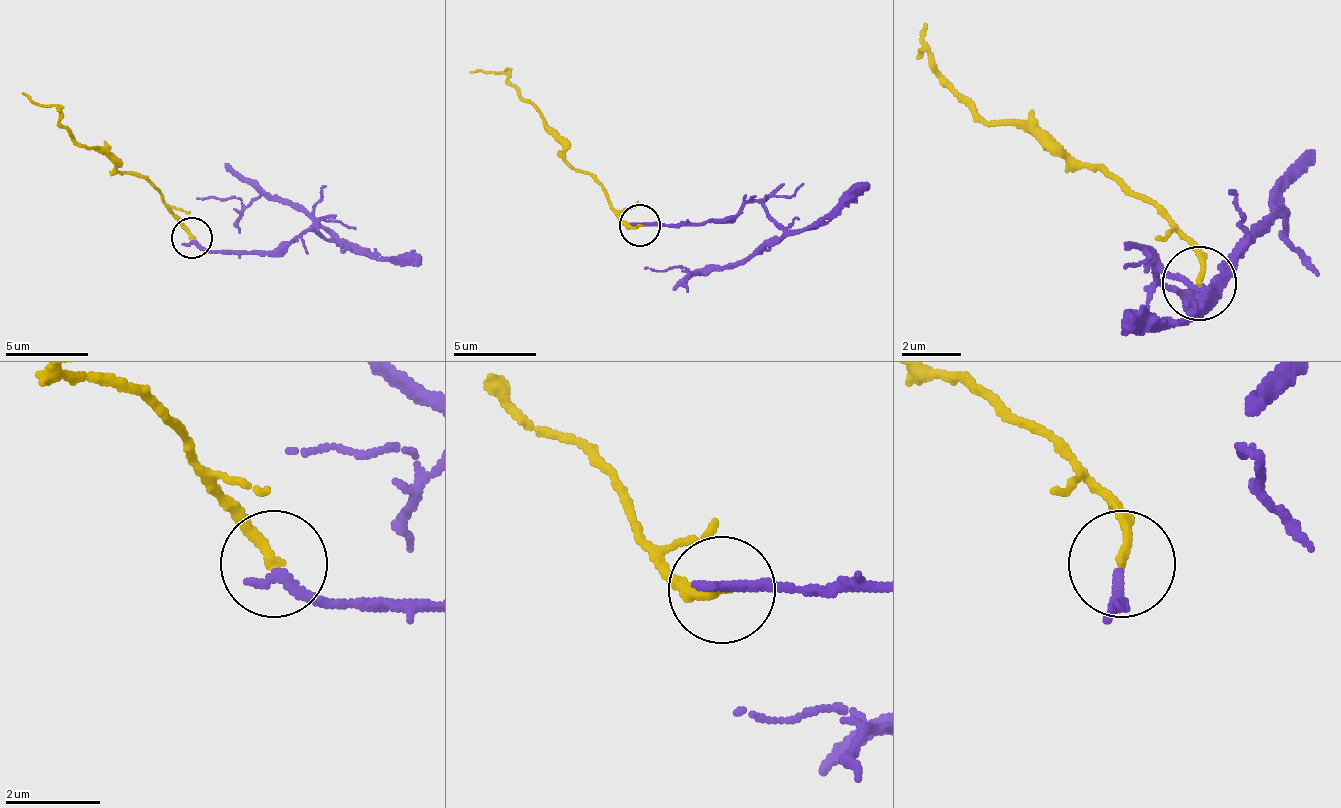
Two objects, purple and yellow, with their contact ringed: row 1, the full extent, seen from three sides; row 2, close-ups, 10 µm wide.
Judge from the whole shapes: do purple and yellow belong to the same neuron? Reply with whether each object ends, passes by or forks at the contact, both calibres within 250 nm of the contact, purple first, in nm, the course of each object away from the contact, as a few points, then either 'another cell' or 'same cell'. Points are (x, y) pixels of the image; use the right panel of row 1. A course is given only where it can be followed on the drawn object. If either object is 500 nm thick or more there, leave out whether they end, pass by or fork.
purple ends there; yellow ends there; 240 nm thick on the purple side, 190 nm on the other; purple runs (1197, 289), (1197, 304), (1190, 304), (1160, 267), (1212, 274), (1279, 207), (1286, 222), (1271, 215); yellow runs (1197, 281), (1205, 259), (1108, 170), (990, 126), (923, 59), (923, 22); same cell

